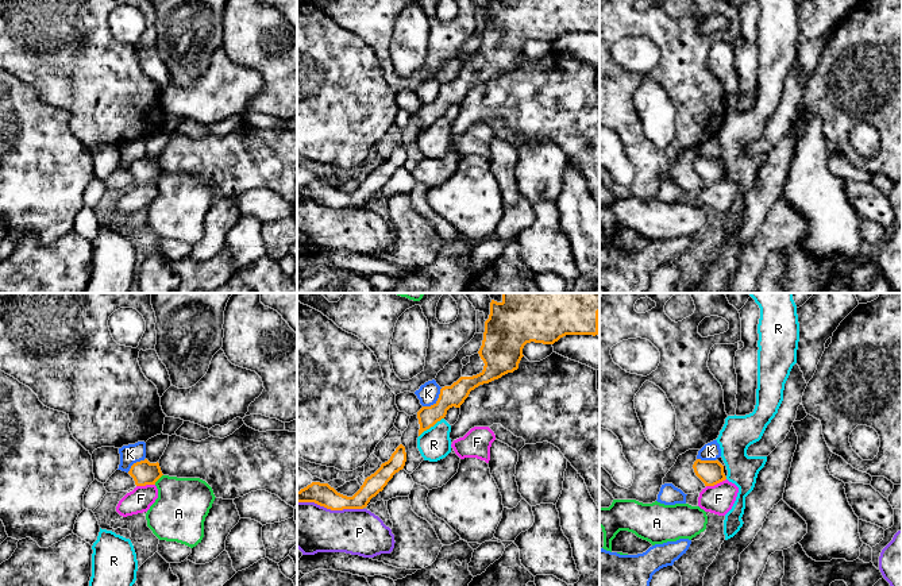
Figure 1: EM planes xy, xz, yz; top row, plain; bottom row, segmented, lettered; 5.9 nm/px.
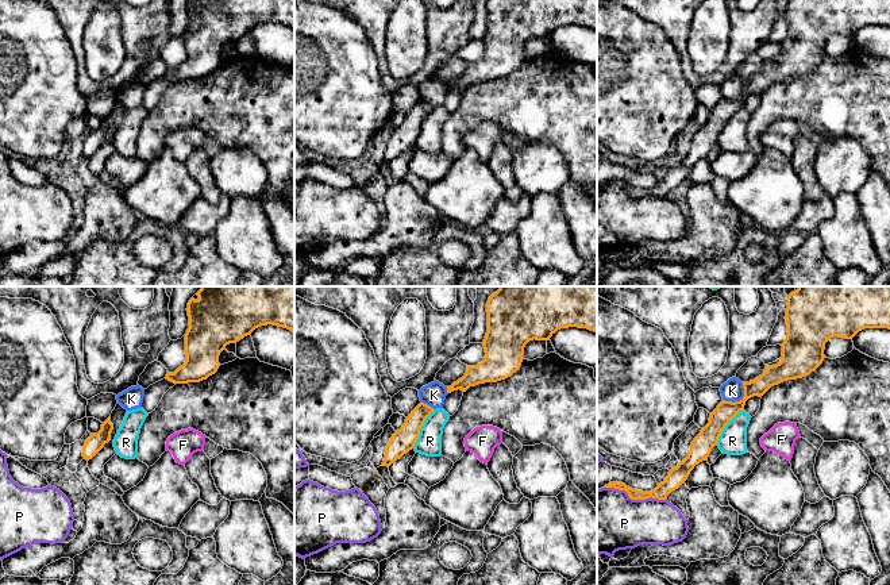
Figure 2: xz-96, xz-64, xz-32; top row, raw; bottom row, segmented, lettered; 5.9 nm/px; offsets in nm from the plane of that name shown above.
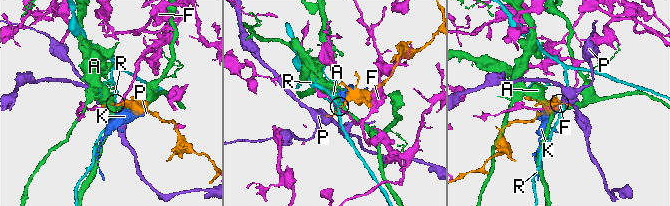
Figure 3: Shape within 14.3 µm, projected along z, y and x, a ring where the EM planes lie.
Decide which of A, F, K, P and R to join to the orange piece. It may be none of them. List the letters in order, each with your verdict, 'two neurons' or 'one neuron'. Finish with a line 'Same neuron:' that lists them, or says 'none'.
A: two neurons
F: two neurons
K: two neurons
P: two neurons
R: two neurons
Same neuron: none

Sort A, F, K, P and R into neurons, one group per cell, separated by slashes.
A / F / K / P / R

